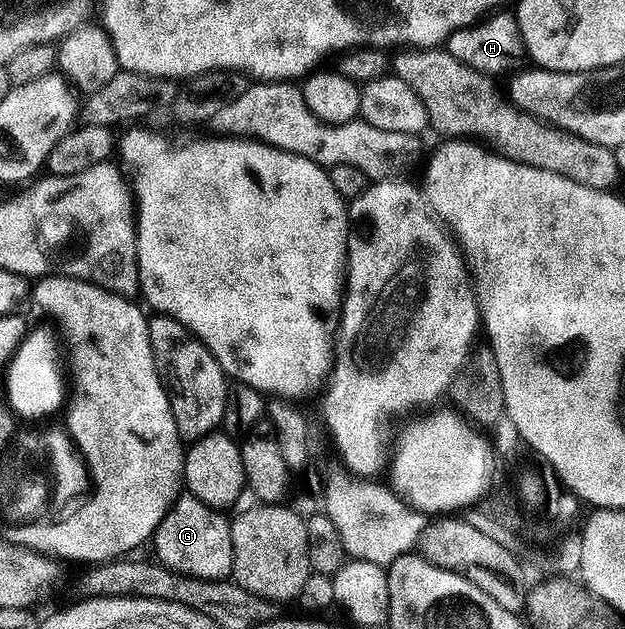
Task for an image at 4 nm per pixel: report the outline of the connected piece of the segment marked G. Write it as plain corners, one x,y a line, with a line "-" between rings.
184,491
177,497
157,527
154,534
155,541
155,560
182,576
212,581
231,578
234,559
232,522
221,510
211,509
193,493

